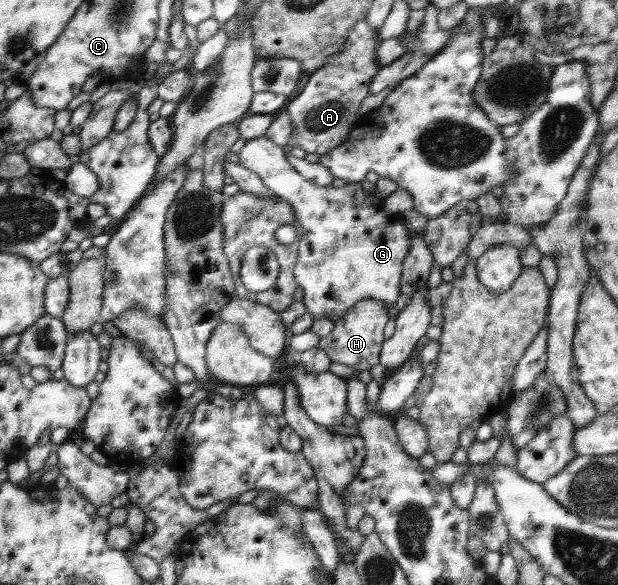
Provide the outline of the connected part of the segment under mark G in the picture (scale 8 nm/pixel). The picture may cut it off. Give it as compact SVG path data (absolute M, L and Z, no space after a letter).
M266 135L258 137L257 139L246 140L245 145L243 145L234 159L243 167L254 171L274 195L285 198L293 205L295 212L297 212L297 224L299 227L299 237L297 239L298 261L294 269L294 276L298 282L298 287L303 289L304 296L302 301L307 309L307 313L310 313L314 320L328 319L335 323L346 316L356 304L359 304L360 301L366 299L378 299L379 301L387 301L391 305L395 304L397 297L399 297L399 279L402 279L402 265L405 263L405 259L410 253L410 235L408 229L405 229L405 225L399 225L399 223L393 221L391 217L375 217L377 213L383 213L383 211L385 211L385 209L383 209L384 199L381 199L380 196L377 197L375 192L365 193L361 186L361 182L349 182L342 187L323 187L315 185L314 182L310 182L307 178L304 178L294 166L290 165L290 162L287 161L286 154L283 152L283 148L280 145L273 143Z

